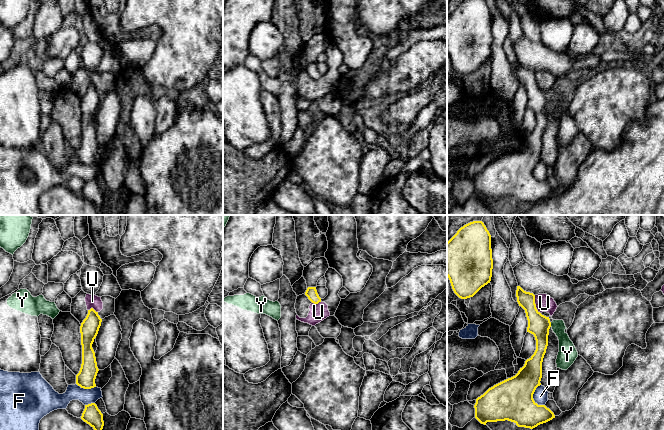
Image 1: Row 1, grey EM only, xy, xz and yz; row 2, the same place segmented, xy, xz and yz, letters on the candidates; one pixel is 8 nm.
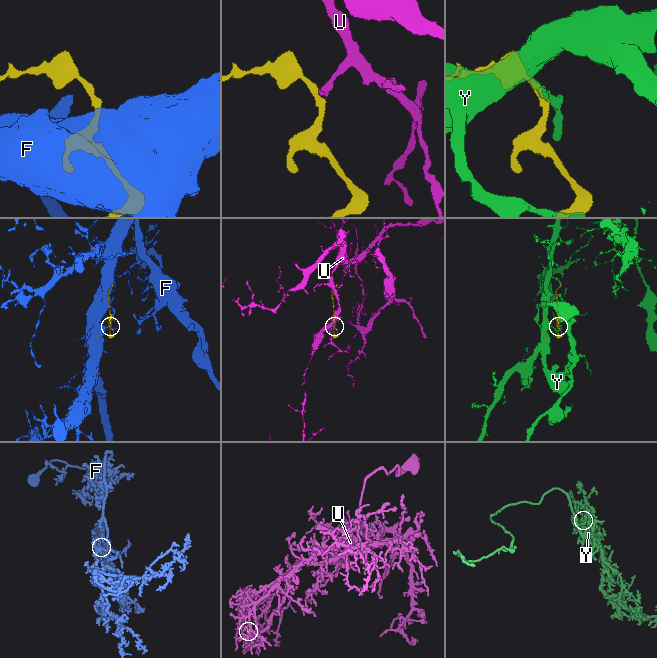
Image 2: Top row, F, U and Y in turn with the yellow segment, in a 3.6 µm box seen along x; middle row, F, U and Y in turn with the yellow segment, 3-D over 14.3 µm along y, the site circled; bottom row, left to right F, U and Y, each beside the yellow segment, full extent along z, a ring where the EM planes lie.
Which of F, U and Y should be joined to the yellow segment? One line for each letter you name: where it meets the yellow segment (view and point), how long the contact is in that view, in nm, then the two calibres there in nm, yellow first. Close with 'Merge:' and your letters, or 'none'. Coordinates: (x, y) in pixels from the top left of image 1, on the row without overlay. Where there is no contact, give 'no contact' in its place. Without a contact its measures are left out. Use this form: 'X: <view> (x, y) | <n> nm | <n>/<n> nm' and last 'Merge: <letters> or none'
Merge: none

